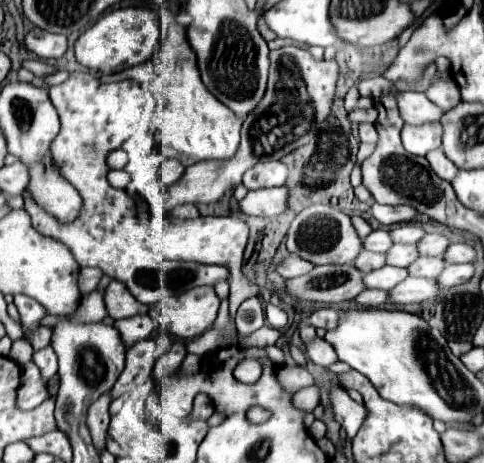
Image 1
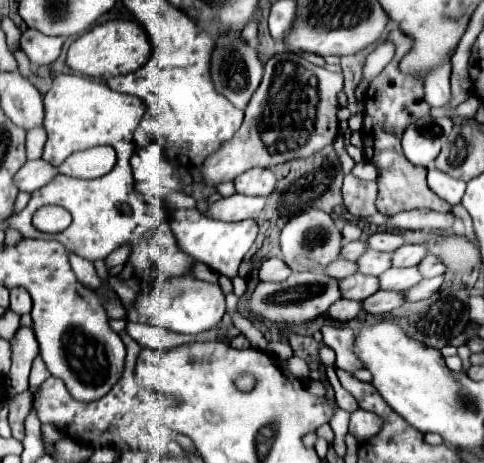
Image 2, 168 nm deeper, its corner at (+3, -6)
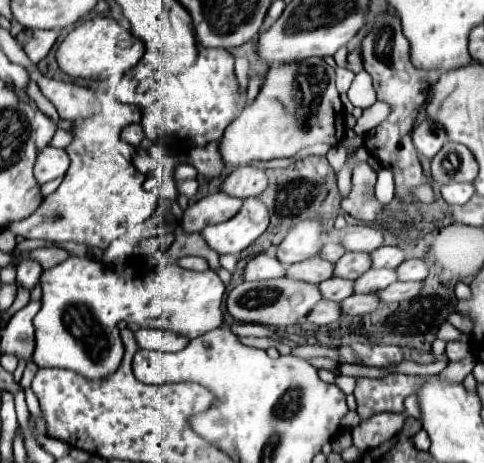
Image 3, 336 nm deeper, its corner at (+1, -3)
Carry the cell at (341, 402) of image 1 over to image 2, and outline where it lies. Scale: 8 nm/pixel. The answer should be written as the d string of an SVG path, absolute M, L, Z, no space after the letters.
M358 408L350 414L350 434L358 442L368 440L370 436L374 436L380 430L380 426L382 426L382 420L376 414L368 412L368 410Z

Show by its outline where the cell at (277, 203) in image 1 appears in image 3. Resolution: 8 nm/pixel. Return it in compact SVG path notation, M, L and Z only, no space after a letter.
M226 193L206 195L198 203L190 205L182 217L182 229L186 233L200 233L210 223L220 223L234 217L242 207L242 199L230 197Z

